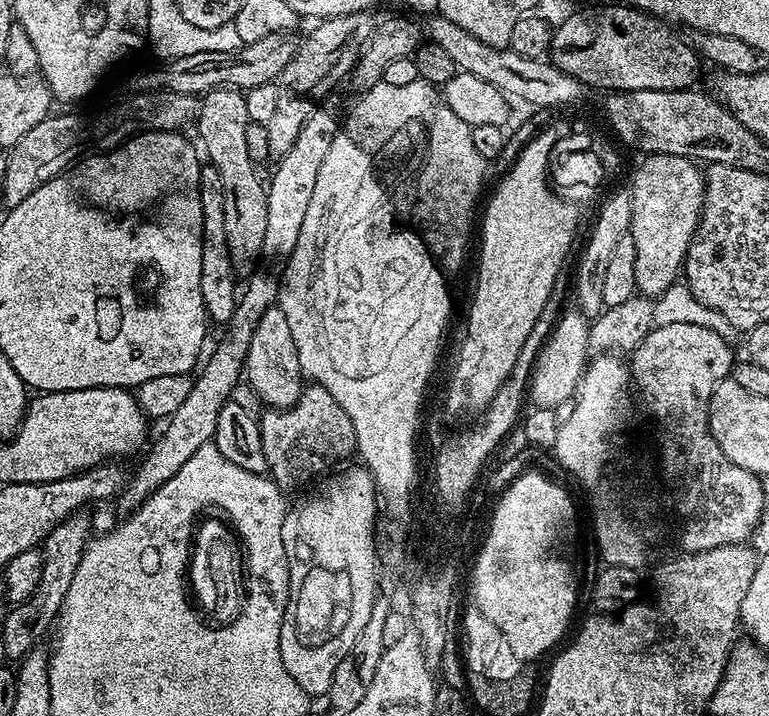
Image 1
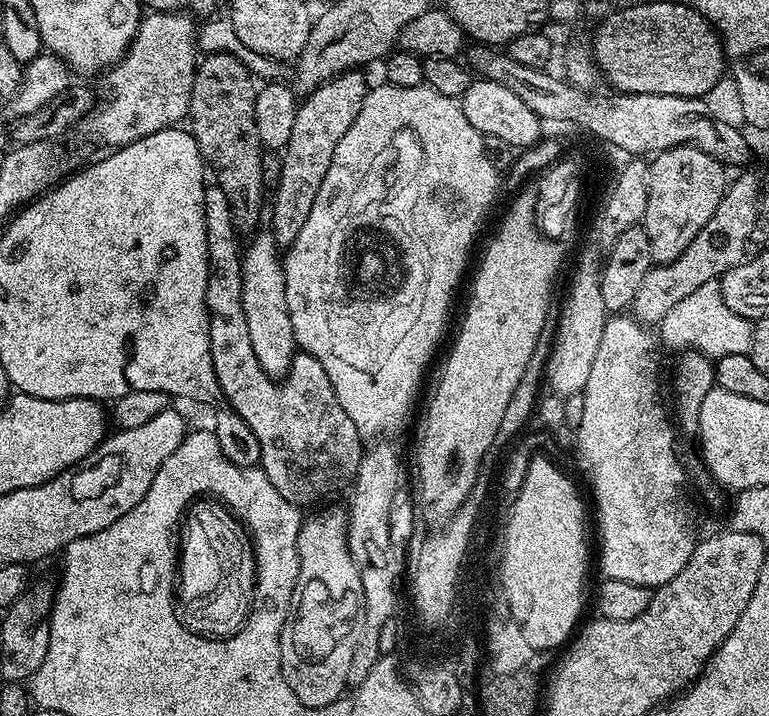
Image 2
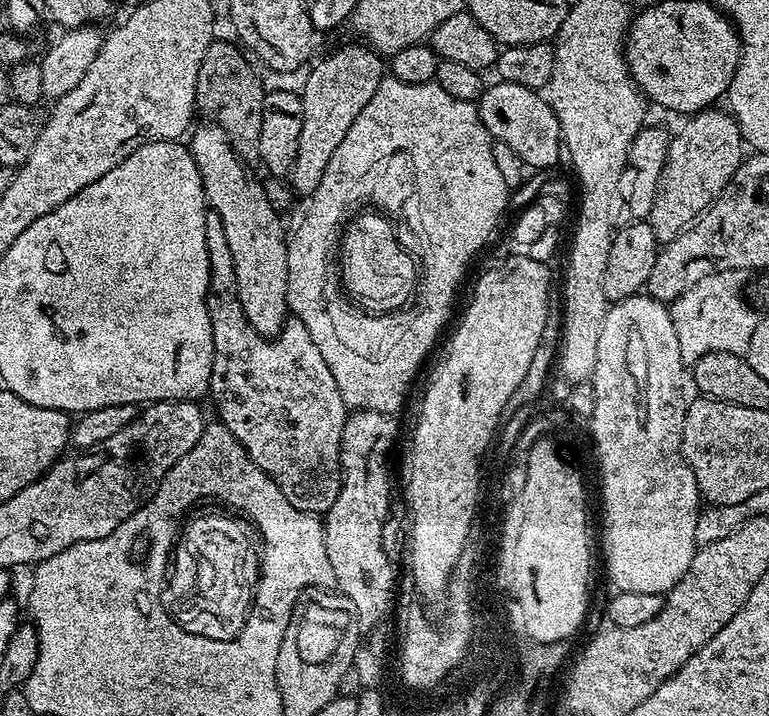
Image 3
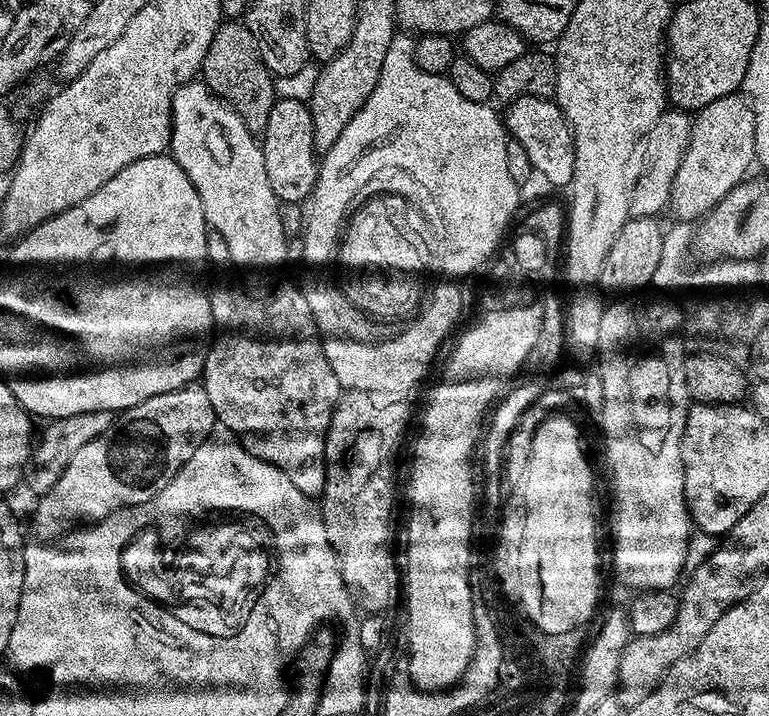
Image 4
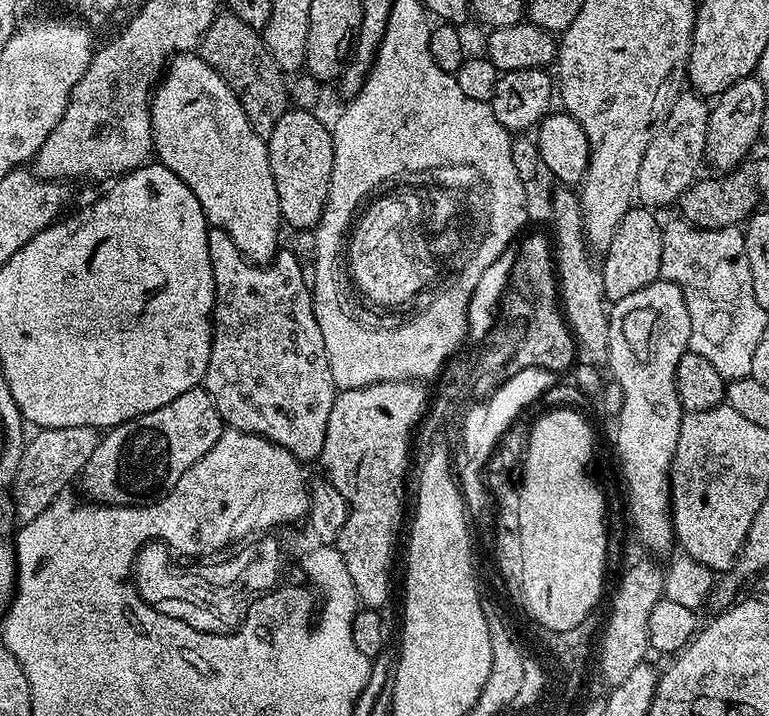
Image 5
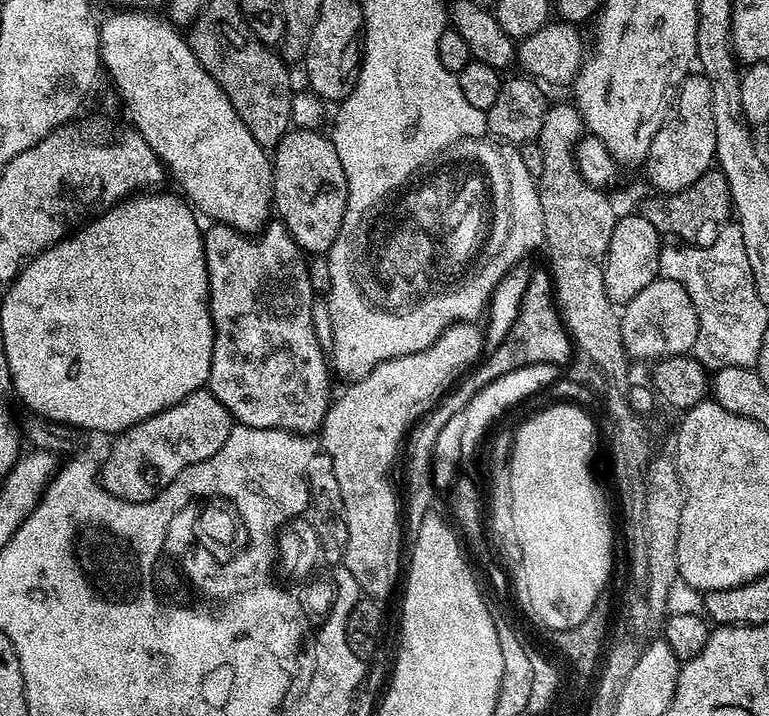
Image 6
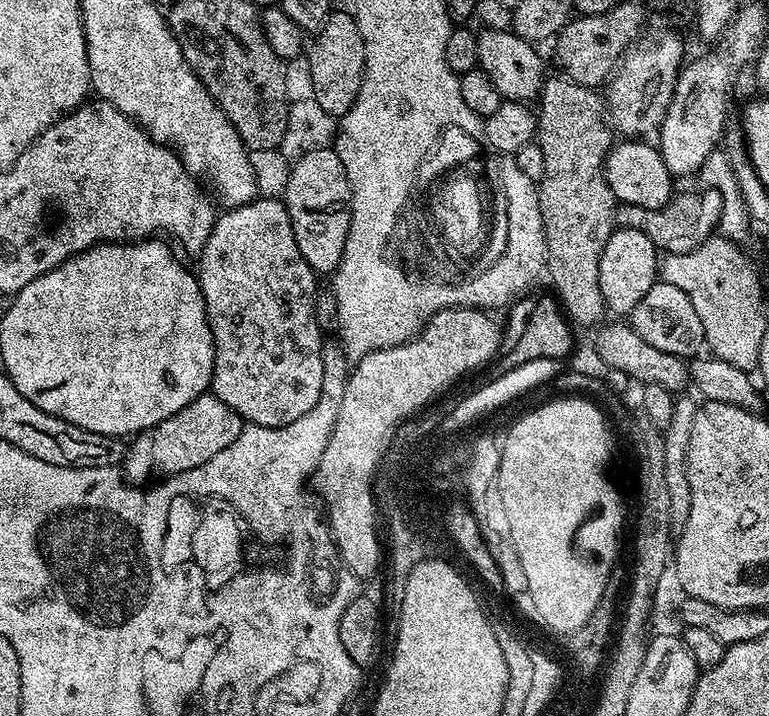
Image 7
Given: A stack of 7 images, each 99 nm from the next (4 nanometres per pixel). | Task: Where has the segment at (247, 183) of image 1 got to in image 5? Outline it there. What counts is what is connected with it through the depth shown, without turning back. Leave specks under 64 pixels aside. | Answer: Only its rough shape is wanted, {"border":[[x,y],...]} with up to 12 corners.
{"border":[[221,10],[198,55],[267,138],[290,84],[263,35]]}

